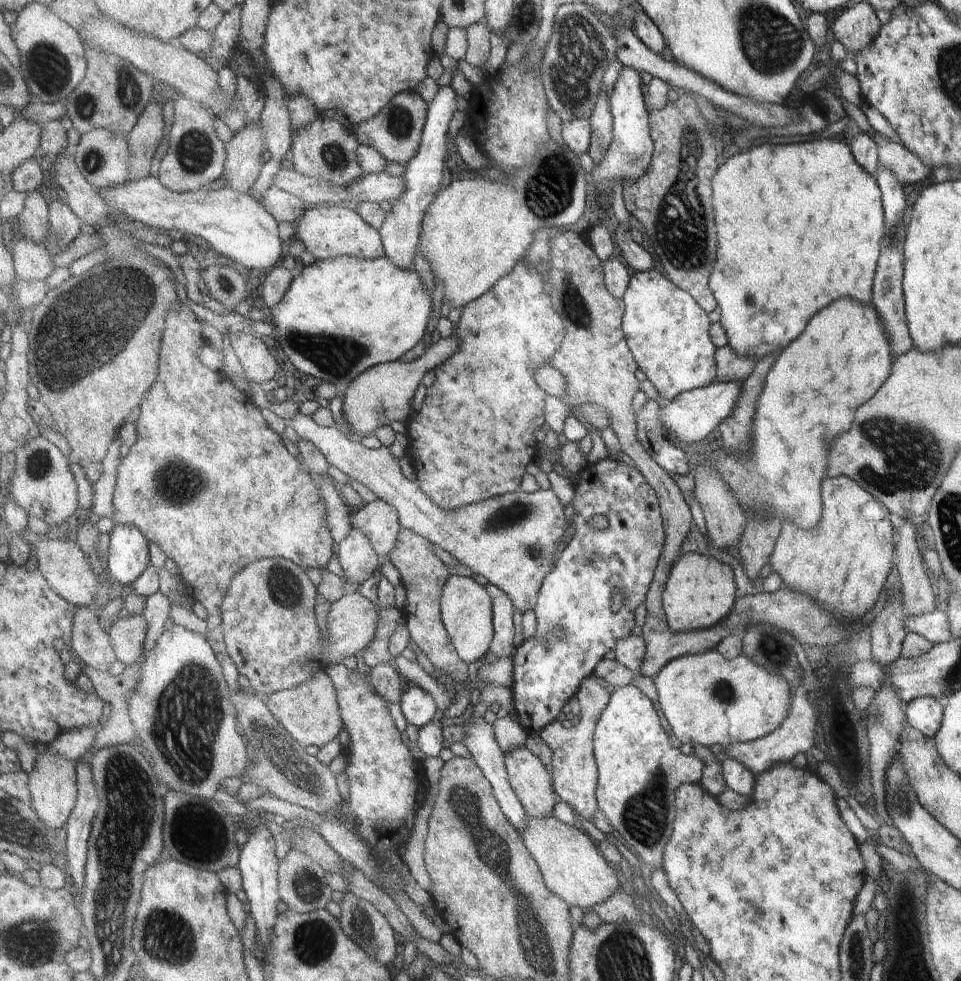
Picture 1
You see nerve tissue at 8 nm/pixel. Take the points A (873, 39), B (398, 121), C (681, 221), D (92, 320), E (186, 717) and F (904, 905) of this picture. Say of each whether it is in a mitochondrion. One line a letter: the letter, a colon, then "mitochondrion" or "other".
A: other
B: mitochondrion
C: mitochondrion
D: mitochondrion
E: mitochondrion
F: other

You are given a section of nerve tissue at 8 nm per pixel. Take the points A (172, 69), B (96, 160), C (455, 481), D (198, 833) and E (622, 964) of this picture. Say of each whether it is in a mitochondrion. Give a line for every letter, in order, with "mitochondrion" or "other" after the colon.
A: other
B: mitochondrion
C: other
D: mitochondrion
E: mitochondrion

